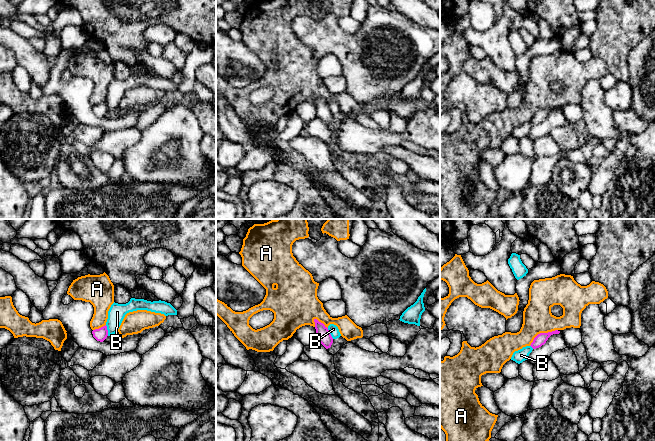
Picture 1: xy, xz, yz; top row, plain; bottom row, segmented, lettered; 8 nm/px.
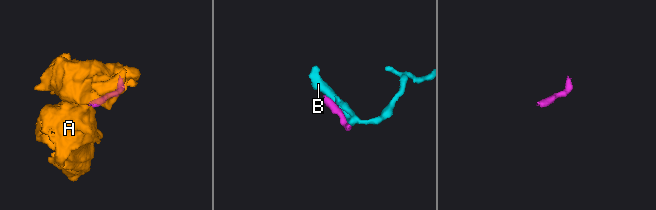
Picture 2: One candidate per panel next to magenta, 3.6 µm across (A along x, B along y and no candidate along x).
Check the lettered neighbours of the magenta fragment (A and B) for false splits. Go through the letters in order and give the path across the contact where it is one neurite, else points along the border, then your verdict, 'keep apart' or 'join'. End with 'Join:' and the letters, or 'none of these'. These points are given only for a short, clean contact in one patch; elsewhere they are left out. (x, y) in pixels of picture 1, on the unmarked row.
A: keep apart
B: keep apart
Join: none of these

